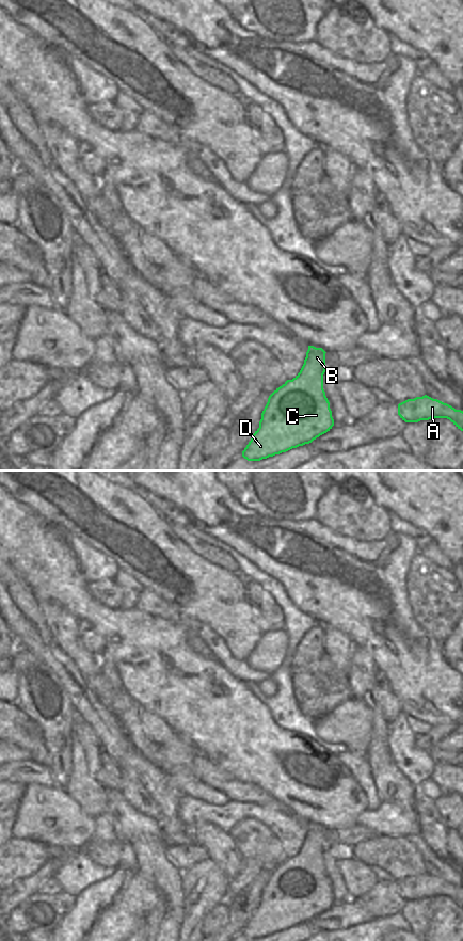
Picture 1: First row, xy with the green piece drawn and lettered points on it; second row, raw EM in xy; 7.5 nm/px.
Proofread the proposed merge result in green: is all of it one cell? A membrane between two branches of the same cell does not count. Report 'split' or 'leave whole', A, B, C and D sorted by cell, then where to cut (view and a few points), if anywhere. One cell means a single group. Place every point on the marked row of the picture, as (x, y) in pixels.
leave whole | A B C D | no cut

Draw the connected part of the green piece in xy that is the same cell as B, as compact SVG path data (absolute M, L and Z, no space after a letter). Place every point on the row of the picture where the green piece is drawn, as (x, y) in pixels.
M308 346L300 372L268 398L259 428L242 451L248 461L260 461L312 443L334 426L323 389L325 351Z

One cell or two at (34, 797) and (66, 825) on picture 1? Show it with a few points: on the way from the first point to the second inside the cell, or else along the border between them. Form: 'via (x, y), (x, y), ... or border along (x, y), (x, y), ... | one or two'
via (42, 804), (59, 818) | one

